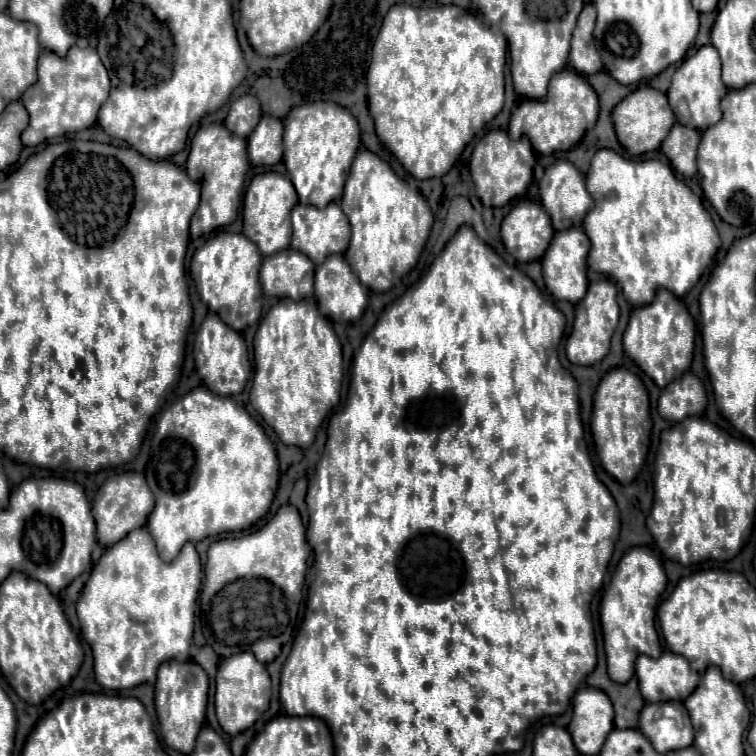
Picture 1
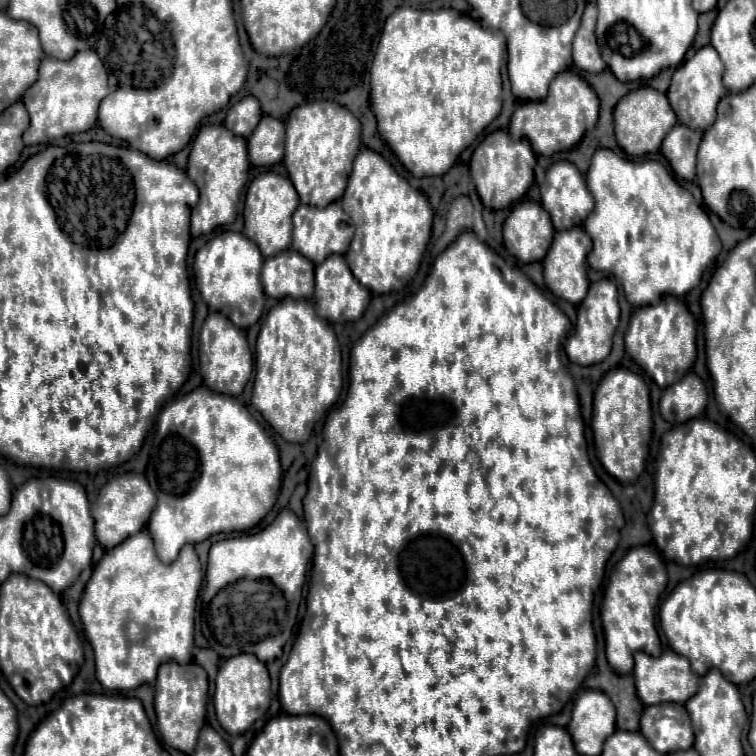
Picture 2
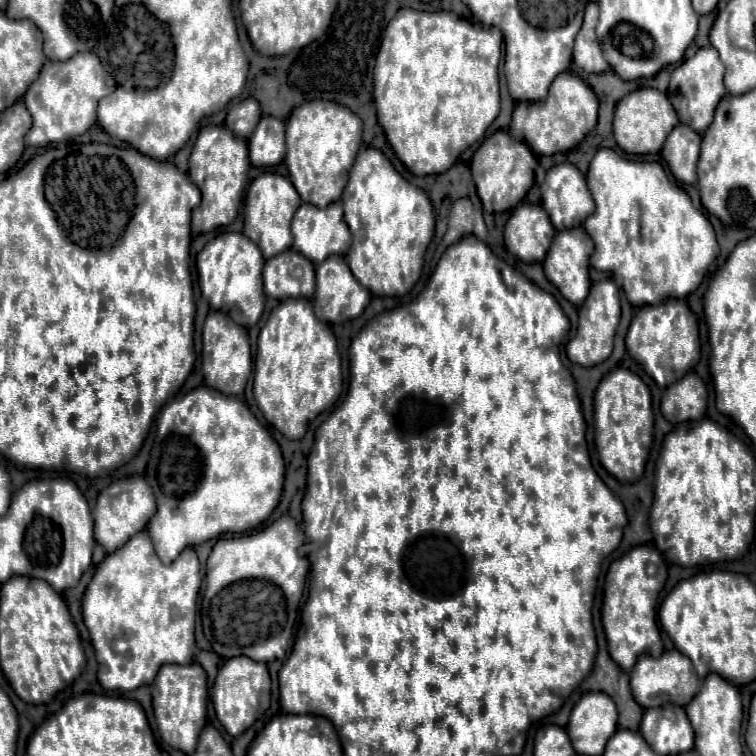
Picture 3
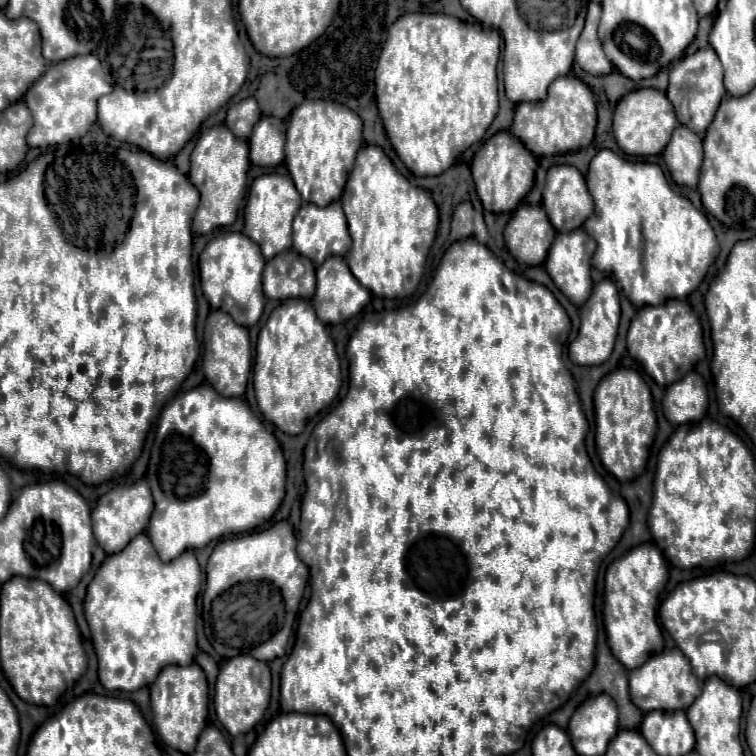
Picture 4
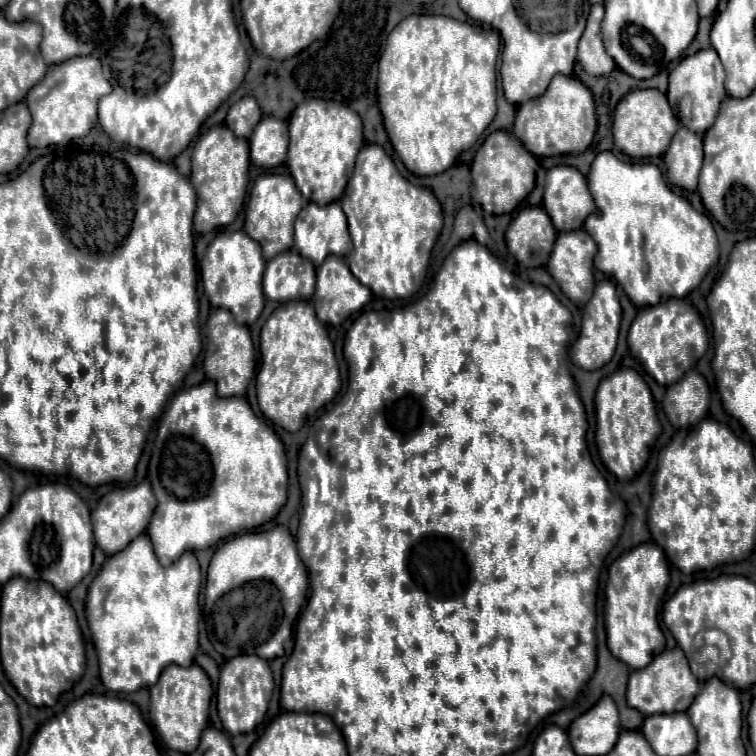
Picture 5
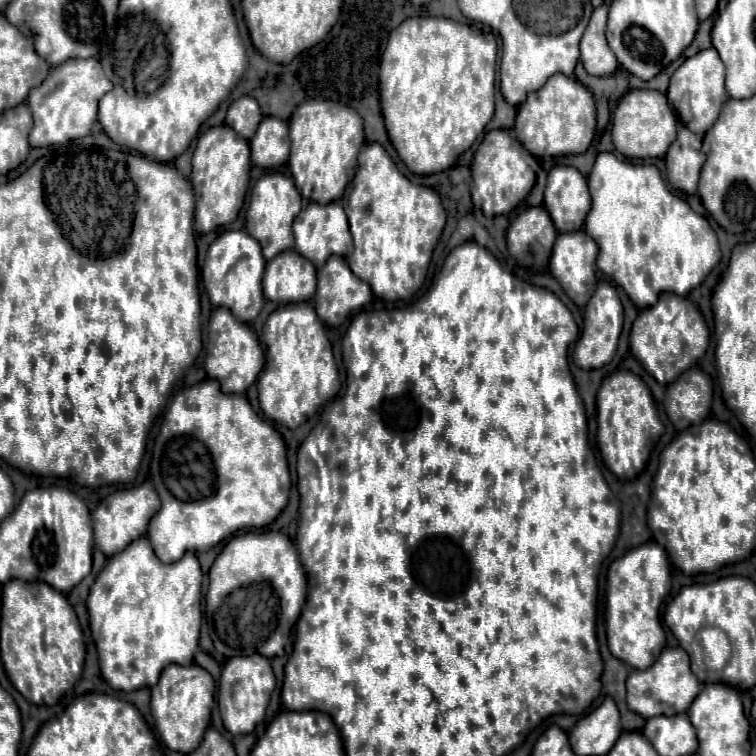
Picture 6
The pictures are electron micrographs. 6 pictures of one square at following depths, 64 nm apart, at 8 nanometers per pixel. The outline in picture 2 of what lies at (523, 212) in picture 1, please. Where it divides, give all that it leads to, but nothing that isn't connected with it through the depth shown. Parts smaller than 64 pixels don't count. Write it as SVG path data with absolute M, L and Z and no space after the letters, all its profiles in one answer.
M522 200L502 226L504 246L520 262L540 262L552 242L554 228L538 202Z

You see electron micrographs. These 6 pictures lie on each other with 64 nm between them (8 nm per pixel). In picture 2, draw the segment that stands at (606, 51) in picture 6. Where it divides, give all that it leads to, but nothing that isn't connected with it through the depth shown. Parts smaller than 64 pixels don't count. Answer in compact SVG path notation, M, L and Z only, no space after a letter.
M588 2L584 16L582 16L582 24L574 36L572 58L574 58L574 64L584 72L602 72L606 68L604 60L600 58L596 36L594 36L596 16L598 16L596 4Z

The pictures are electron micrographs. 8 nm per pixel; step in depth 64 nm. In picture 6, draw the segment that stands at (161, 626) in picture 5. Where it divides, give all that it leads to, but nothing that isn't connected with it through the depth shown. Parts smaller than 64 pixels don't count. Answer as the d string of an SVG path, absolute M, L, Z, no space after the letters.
M138 538L132 544L128 544L128 548L124 548L124 552L118 552L116 556L112 556L106 566L102 568L102 572L98 574L98 578L94 580L92 588L90 588L90 596L86 602L88 608L88 616L90 616L90 630L92 630L92 638L96 642L96 650L98 650L98 660L100 660L100 670L104 680L114 688L114 690L122 690L122 692L132 692L138 688L152 688L156 684L156 672L160 678L160 672L168 666L168 664L184 664L190 666L194 662L194 652L198 648L198 634L200 634L200 620L202 620L202 610L200 610L200 586L202 586L202 570L198 564L198 558L194 552L186 552L176 564L162 564L156 554L152 552L152 546L148 542L148 538Z

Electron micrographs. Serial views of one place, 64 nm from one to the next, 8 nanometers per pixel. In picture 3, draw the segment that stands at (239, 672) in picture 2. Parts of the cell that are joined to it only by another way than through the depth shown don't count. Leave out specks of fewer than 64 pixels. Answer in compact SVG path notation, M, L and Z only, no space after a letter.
M236 656L220 666L214 682L212 704L216 716L230 736L240 736L246 732L270 706L270 674L266 664L260 664L248 656Z

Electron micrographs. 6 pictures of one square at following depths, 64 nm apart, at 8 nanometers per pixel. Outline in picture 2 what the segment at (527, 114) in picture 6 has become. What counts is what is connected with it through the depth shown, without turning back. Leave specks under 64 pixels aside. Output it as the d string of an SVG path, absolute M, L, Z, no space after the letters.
M572 70L560 72L552 84L550 92L542 102L522 102L510 120L510 136L514 140L528 138L532 150L542 156L552 156L562 150L570 150L580 142L586 130L595 127L598 120L598 96L590 84Z

